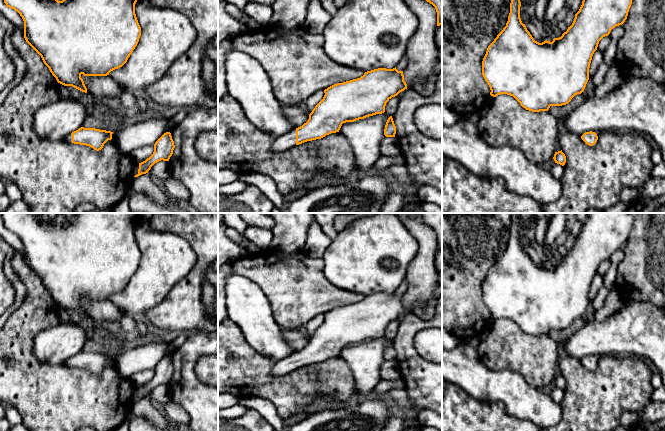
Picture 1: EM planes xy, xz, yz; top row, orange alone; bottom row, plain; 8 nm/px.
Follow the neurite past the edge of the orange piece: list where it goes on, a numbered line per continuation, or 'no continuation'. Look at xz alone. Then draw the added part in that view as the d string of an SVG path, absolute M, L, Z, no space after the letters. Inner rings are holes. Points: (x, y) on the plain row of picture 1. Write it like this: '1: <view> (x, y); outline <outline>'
1: xz (286, 365); outline M296 352L291 354L289 357L277 361L272 368L272 374L275 376L283 376L295 370L296 370Z

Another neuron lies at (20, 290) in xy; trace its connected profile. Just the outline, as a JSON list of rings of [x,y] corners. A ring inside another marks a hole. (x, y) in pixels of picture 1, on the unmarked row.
[[[0,236],[0,252],[5,254],[5,260],[3,263],[3,273],[6,279],[15,289],[15,300],[13,304],[6,309],[6,311],[0,316],[0,328],[4,326],[10,314],[14,312],[23,302],[26,295],[26,287],[20,280],[19,276],[13,269],[12,259],[15,250],[8,244],[3,237]]]

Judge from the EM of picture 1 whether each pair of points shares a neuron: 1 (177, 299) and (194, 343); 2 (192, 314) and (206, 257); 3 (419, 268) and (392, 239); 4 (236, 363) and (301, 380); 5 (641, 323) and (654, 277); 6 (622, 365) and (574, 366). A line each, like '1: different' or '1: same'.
1: different
2: same
3: different
4: same
5: different
6: same

